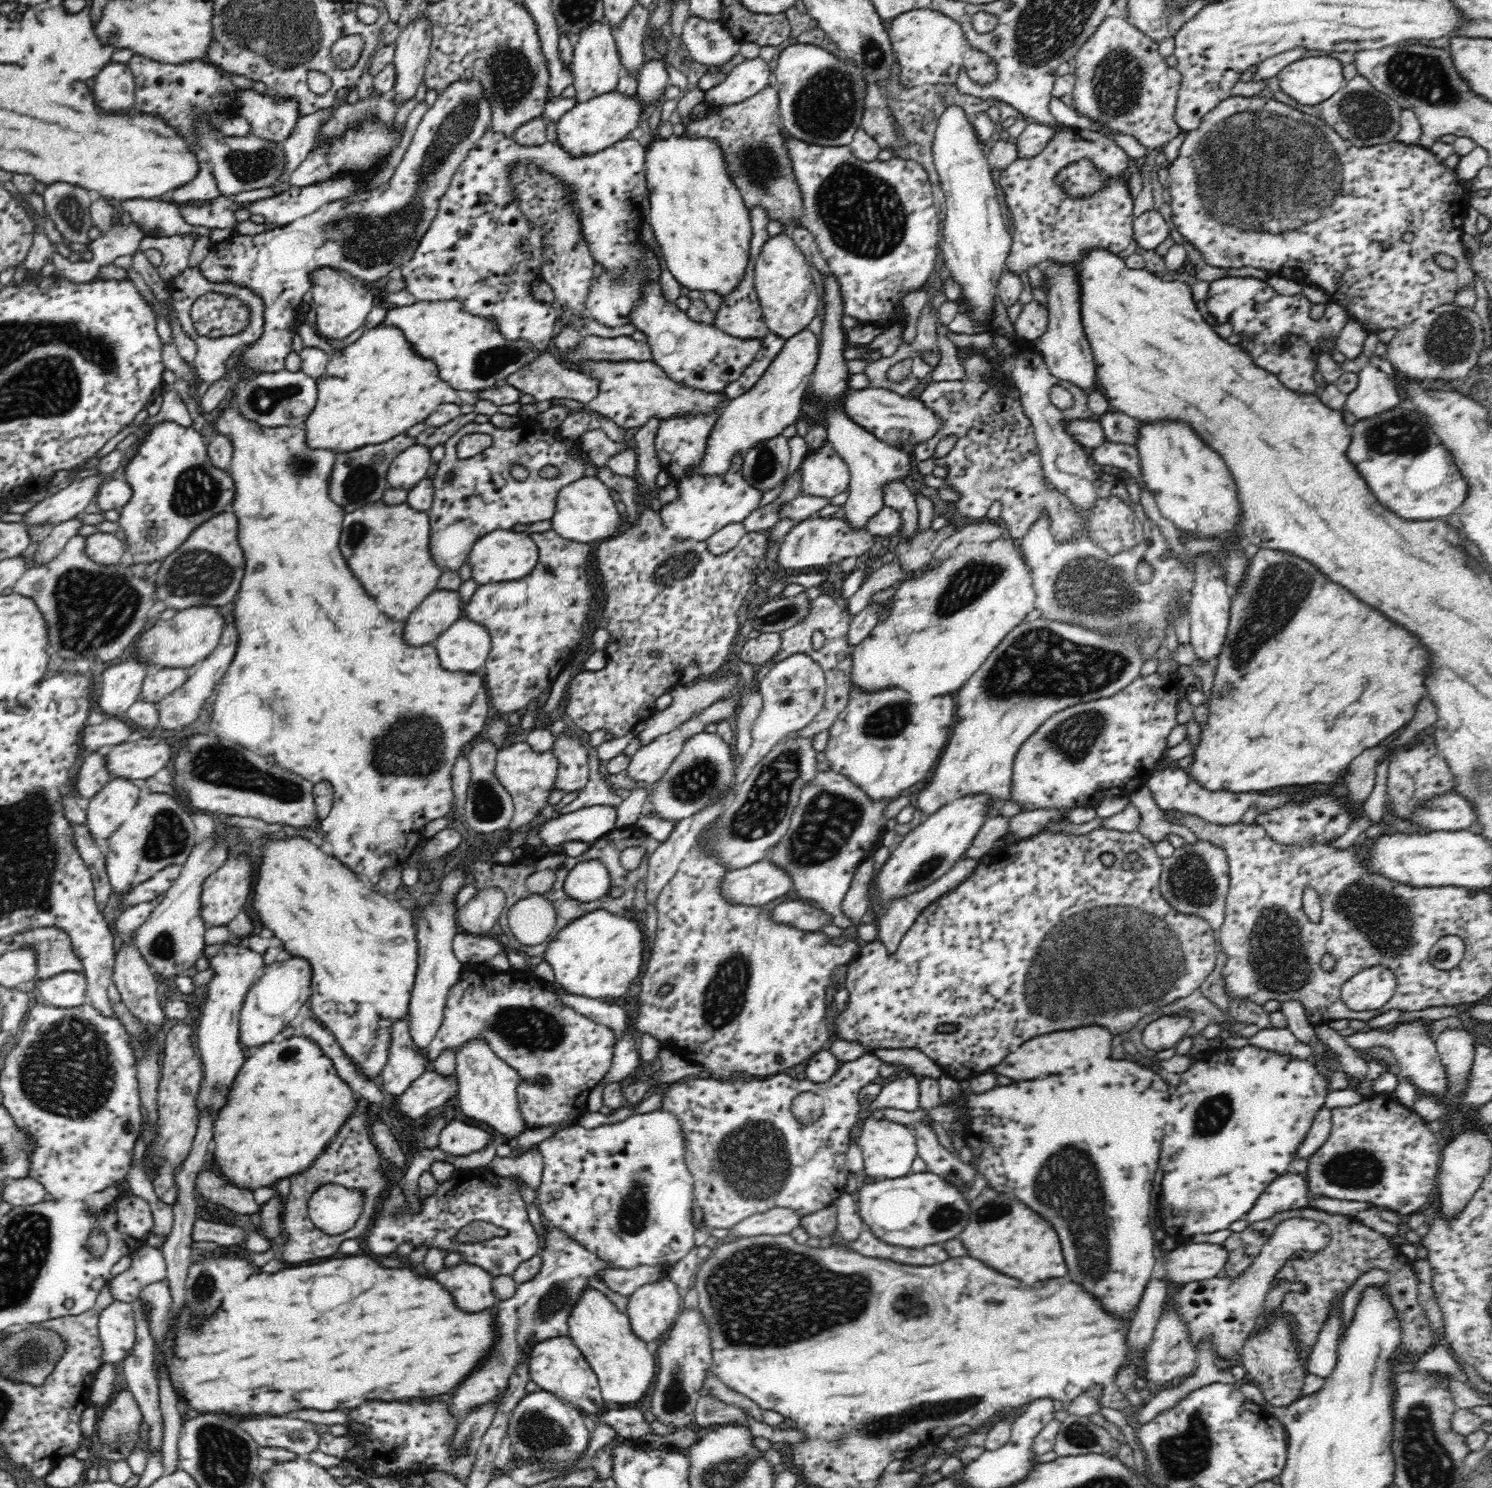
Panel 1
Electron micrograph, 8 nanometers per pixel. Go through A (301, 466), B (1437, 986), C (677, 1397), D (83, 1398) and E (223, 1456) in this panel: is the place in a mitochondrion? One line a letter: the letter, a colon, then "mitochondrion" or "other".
A: mitochondrion
B: other
C: mitochondrion
D: other
E: mitochondrion

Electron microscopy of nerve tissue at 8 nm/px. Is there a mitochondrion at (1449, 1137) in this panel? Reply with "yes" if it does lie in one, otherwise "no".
no

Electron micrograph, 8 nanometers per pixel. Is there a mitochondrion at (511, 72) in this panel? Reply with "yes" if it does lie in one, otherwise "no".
yes

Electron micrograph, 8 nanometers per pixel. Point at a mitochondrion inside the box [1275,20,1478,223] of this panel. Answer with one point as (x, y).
(1424, 76)

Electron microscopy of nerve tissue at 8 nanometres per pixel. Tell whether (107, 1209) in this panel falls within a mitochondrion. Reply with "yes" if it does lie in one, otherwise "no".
no

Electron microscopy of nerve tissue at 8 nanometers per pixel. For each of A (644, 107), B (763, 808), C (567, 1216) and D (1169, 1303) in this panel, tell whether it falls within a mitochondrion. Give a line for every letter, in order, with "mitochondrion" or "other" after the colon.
A: other
B: mitochondrion
C: other
D: other

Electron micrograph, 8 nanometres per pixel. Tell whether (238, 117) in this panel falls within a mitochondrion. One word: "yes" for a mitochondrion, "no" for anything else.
no

